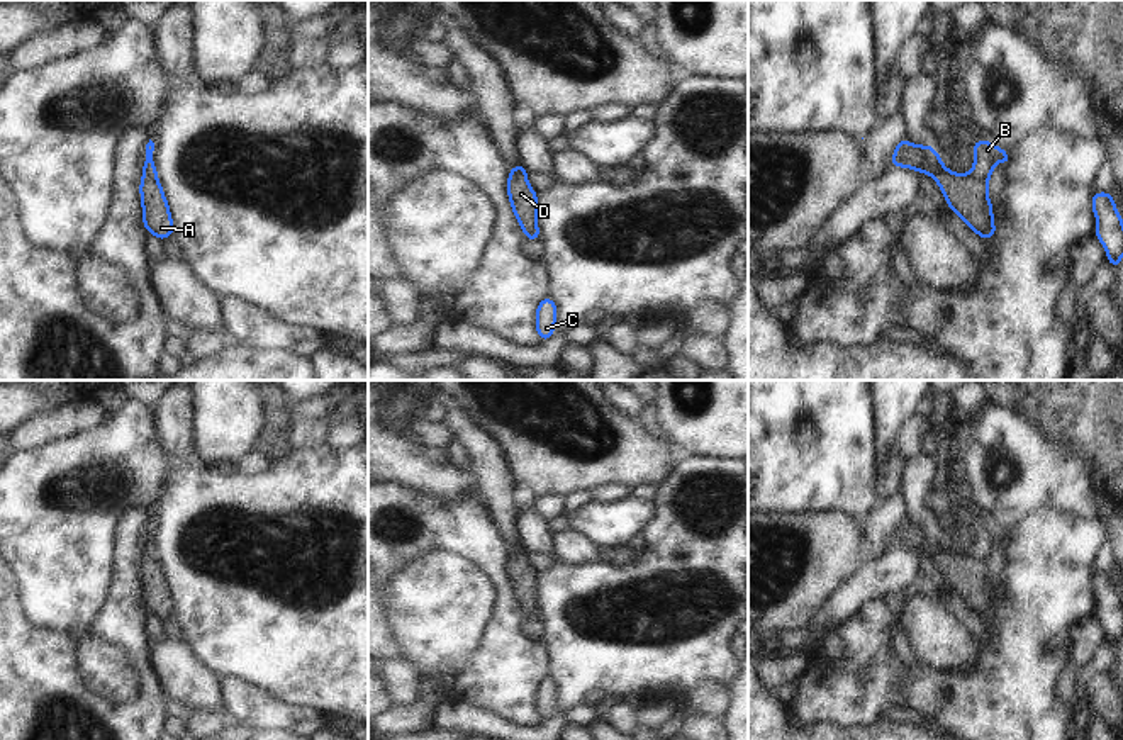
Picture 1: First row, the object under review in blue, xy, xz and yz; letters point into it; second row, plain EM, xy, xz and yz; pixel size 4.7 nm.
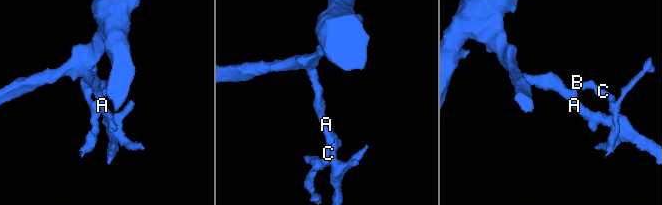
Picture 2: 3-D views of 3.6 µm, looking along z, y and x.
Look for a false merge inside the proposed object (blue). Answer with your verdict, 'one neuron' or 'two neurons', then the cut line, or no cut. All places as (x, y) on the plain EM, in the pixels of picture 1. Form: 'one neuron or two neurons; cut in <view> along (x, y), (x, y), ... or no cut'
two neurons; cut in yz along (969, 554), (986, 562)

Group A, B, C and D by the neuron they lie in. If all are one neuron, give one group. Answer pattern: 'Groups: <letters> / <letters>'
Groups: A D / B C.

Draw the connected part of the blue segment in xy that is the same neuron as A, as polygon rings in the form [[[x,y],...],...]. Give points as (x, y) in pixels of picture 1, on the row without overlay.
[[[144,558],[139,565],[139,572],[142,577],[142,603],[146,611],[156,614],[159,621],[163,621],[173,614],[173,601],[163,569],[158,560]]]

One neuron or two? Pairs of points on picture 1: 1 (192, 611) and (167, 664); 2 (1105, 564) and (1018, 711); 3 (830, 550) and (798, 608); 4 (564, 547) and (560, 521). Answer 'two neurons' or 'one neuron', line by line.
1: two neurons
2: two neurons
3: one neuron
4: two neurons

